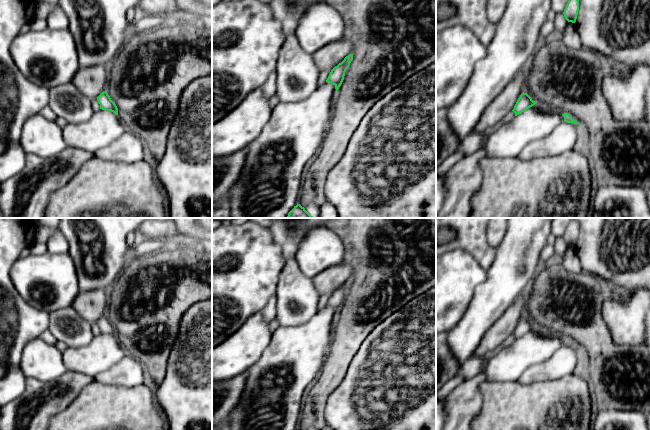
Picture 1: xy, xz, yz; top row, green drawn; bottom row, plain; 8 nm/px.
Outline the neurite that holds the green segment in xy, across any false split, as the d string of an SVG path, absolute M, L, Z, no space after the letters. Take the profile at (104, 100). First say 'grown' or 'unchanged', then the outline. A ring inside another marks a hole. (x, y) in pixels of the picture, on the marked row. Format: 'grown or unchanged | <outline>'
unchanged | M103 91L98 97L97 101L100 104L100 109L113 112L118 115L118 108L116 104L111 100L107 91Z

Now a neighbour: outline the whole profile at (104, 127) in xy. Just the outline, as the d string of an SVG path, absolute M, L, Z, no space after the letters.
M100 109L86 122L66 123L62 132L67 147L80 148L94 154L120 138L125 129L118 115Z

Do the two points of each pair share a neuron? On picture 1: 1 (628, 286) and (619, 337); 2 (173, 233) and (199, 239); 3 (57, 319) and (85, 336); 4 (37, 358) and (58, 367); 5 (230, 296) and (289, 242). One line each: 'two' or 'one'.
1: two
2: two
3: one
4: one
5: two

